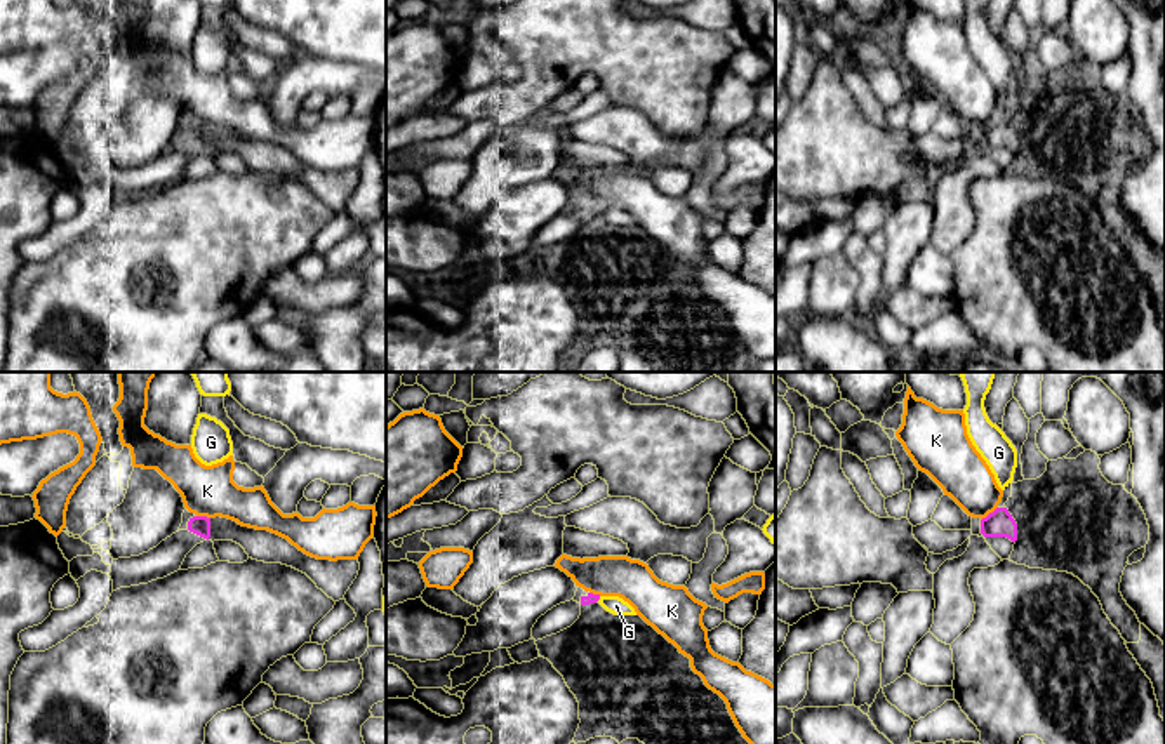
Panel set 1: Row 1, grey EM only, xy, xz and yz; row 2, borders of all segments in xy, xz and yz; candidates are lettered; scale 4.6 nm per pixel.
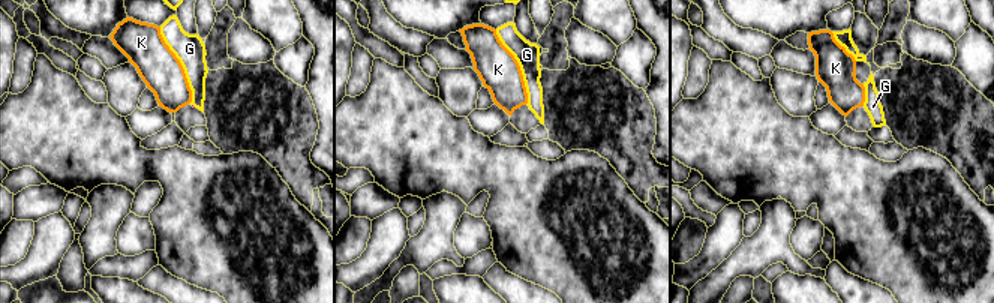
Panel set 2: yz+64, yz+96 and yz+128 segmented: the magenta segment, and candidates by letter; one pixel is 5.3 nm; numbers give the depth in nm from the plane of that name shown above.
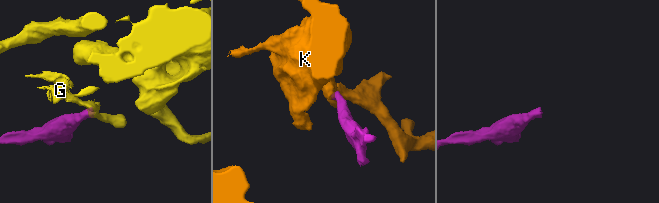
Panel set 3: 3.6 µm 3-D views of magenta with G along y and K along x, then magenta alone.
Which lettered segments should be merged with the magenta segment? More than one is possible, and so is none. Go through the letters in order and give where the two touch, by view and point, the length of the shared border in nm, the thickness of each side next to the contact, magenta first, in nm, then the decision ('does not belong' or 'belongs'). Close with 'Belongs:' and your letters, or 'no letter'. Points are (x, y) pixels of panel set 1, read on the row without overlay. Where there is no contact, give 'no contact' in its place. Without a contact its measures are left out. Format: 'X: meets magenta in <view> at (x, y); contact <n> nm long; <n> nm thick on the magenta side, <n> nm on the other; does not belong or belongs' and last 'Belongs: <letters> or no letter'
G: meets magenta in xz at (599, 209); contact 30 nm long; 50 nm thick on the magenta side, 90 nm on the other; does not belong
K: meets magenta in yz at (990, 124); contact 100 nm long; 130 nm thick on the magenta side, 240 nm on the other; does not belong
Belongs: no letter

